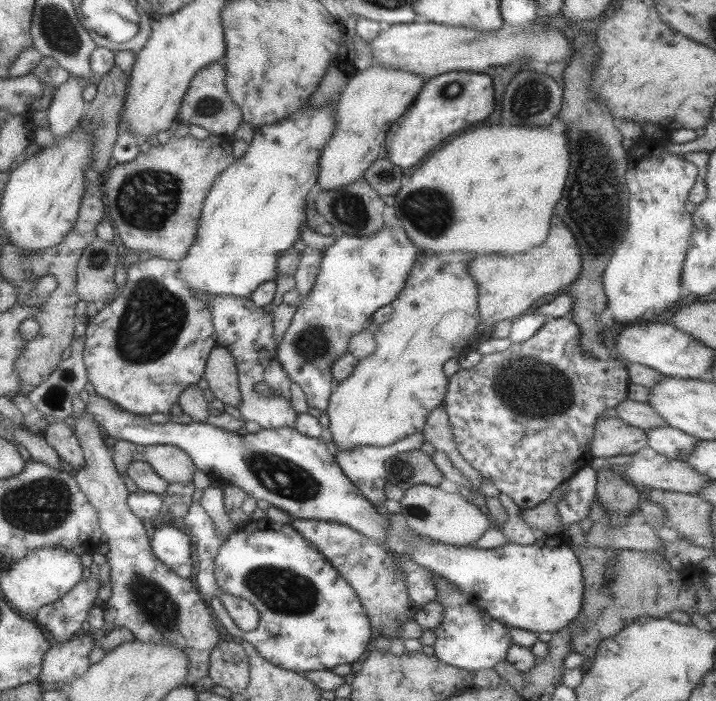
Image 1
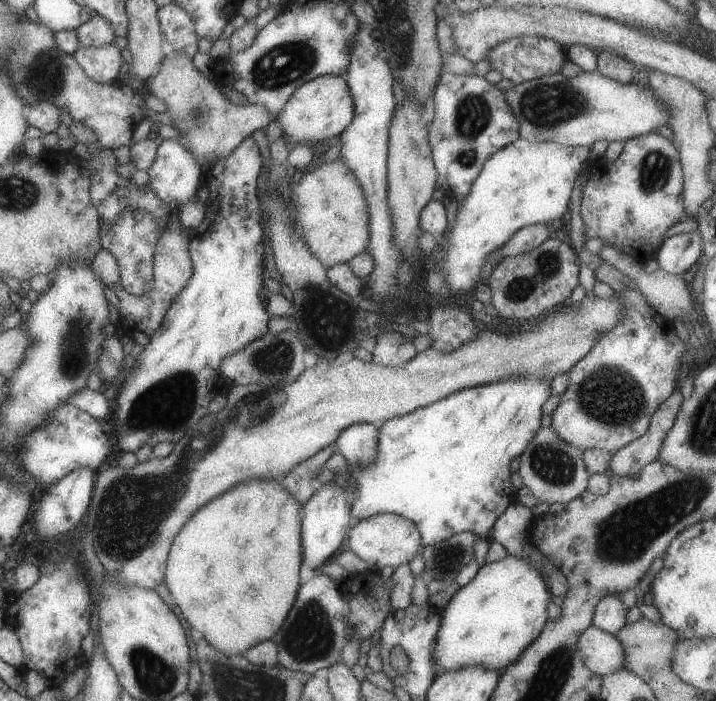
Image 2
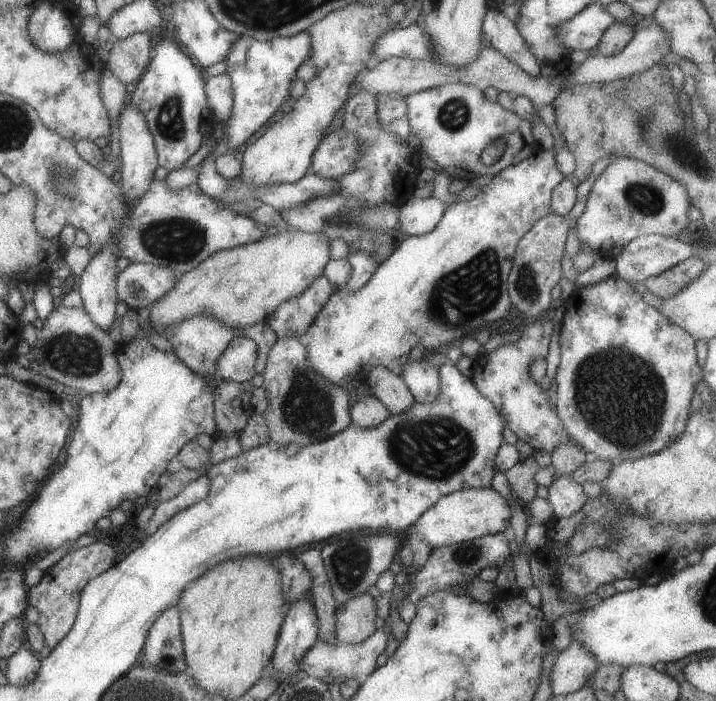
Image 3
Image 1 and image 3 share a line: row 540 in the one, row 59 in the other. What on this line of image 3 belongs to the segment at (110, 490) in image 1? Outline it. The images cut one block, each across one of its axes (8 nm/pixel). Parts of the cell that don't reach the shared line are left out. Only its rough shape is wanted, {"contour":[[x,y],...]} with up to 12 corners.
{"contour":[[146,32],[113,40],[105,68],[131,89],[148,69]]}

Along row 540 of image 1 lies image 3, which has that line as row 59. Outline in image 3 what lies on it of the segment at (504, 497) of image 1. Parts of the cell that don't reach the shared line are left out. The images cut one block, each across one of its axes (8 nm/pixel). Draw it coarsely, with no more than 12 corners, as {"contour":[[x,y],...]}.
{"contour":[[488,10],[482,32],[504,58],[530,76],[541,62],[514,22]]}

